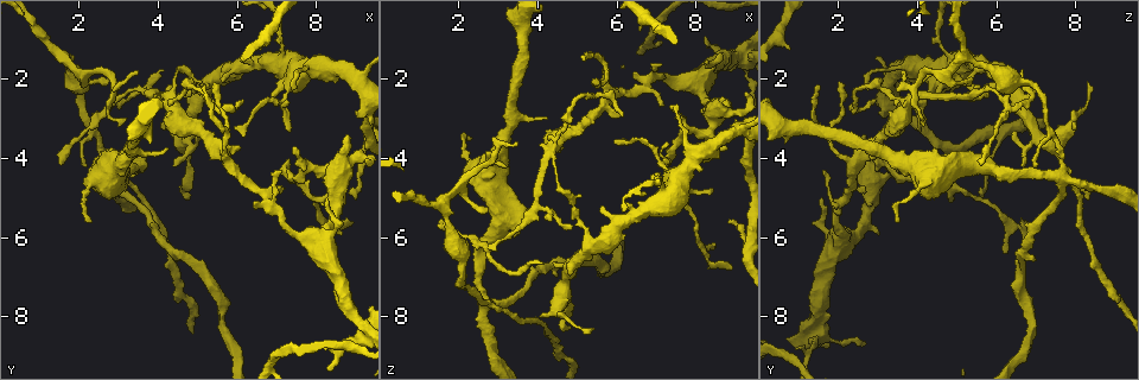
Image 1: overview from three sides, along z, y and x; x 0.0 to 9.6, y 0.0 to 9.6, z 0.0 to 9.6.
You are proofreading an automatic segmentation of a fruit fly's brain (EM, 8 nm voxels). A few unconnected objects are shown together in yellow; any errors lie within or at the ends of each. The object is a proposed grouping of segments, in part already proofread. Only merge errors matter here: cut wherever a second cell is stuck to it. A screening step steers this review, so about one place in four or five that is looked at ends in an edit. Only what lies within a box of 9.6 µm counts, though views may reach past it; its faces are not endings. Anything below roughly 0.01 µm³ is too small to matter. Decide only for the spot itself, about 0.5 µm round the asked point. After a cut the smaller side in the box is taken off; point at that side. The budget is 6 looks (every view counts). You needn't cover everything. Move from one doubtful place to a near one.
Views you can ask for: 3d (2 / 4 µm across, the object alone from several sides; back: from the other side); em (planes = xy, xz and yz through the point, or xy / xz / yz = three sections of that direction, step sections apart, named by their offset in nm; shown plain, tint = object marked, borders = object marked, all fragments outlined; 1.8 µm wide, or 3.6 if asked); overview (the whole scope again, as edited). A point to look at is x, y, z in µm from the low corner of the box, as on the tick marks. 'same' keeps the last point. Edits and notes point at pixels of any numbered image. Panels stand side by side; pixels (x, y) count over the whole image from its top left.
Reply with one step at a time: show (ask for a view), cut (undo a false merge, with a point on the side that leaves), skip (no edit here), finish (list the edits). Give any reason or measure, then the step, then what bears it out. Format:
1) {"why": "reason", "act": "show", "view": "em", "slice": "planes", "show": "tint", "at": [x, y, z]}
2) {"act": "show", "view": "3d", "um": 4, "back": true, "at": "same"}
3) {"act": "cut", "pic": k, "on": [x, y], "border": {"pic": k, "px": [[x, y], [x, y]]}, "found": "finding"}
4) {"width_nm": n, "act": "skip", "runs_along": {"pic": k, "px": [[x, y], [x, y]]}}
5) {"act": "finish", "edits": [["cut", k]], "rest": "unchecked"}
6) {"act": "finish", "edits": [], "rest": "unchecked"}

{"why": "two arms at a narrow angle", "act": "show", "view": "em", "slice": "xy", "step": 16, "show": "tint", "at": [2.60, 4.50, 7.55]}

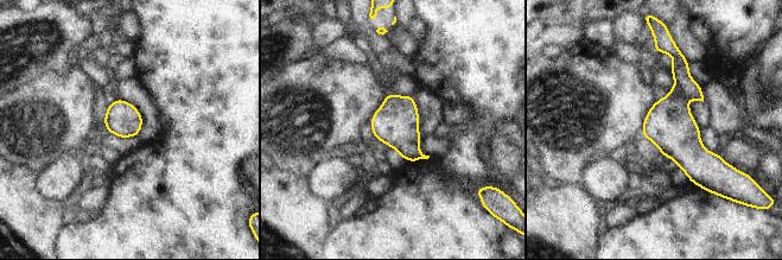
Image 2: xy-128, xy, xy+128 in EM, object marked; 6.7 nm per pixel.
{"act": "cut", "pic": 2, "on": [692, 90], "border": {"pic": 2, "px": [[675, 83], [688, 100]]}, "found": "two cells meet here"}

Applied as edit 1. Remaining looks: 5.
{"act": "show", "view": "3d", "um": 2, "at": [5.75, 4.15, 2.45]}

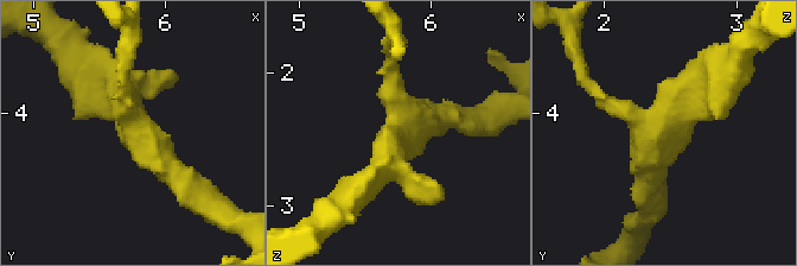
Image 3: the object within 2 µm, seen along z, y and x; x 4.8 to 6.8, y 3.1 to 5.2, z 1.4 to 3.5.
{"arms": 3, "why": "need the tissue", "act": "show", "view": "em", "slice": "yz", "step": 4, "show": "tint", "at": [5.78, 4.14, 2.44]}

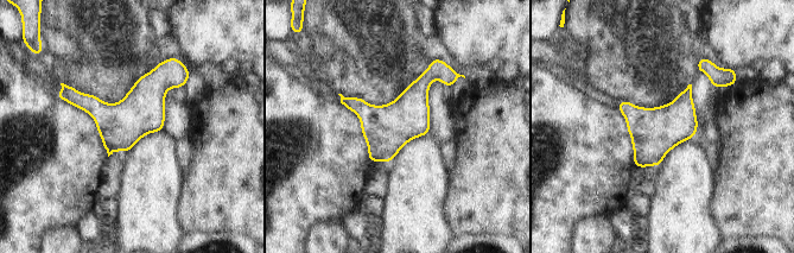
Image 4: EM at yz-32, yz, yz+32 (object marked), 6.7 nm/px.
{"width_nm": 320, "act": "skip", "found": "one cell here"}

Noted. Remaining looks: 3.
{"why": "sharp bend", "act": "show", "view": "3d", "um": 4, "at": [4.05, 2.45, 5.25]}

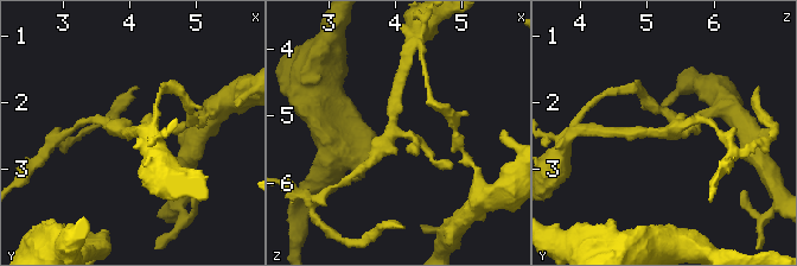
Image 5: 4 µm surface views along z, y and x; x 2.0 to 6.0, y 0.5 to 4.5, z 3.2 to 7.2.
{"arms": 3, "why": "shape alone is not enough", "act": "show", "view": "em", "slice": "planes", "show": "tint", "at": [4.05, 2.45, 5.30]}

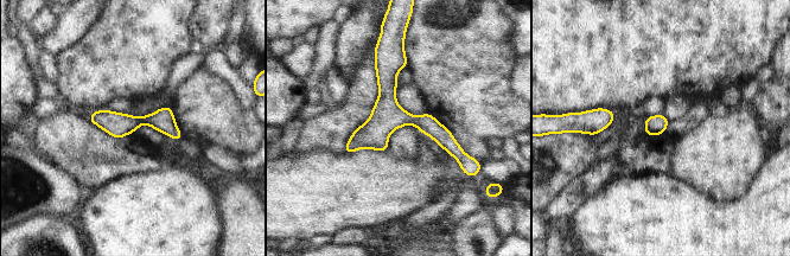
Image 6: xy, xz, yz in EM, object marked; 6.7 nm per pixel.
{"act": "skip", "runs_along": {"pic": 6, "px": [[393, 53], [388, 102], [460, 159]]}, "found": "continuous, no second cell"}

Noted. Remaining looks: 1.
{"act": "finish", "edits": [["cut", 2]], "rest": "unchecked"}

